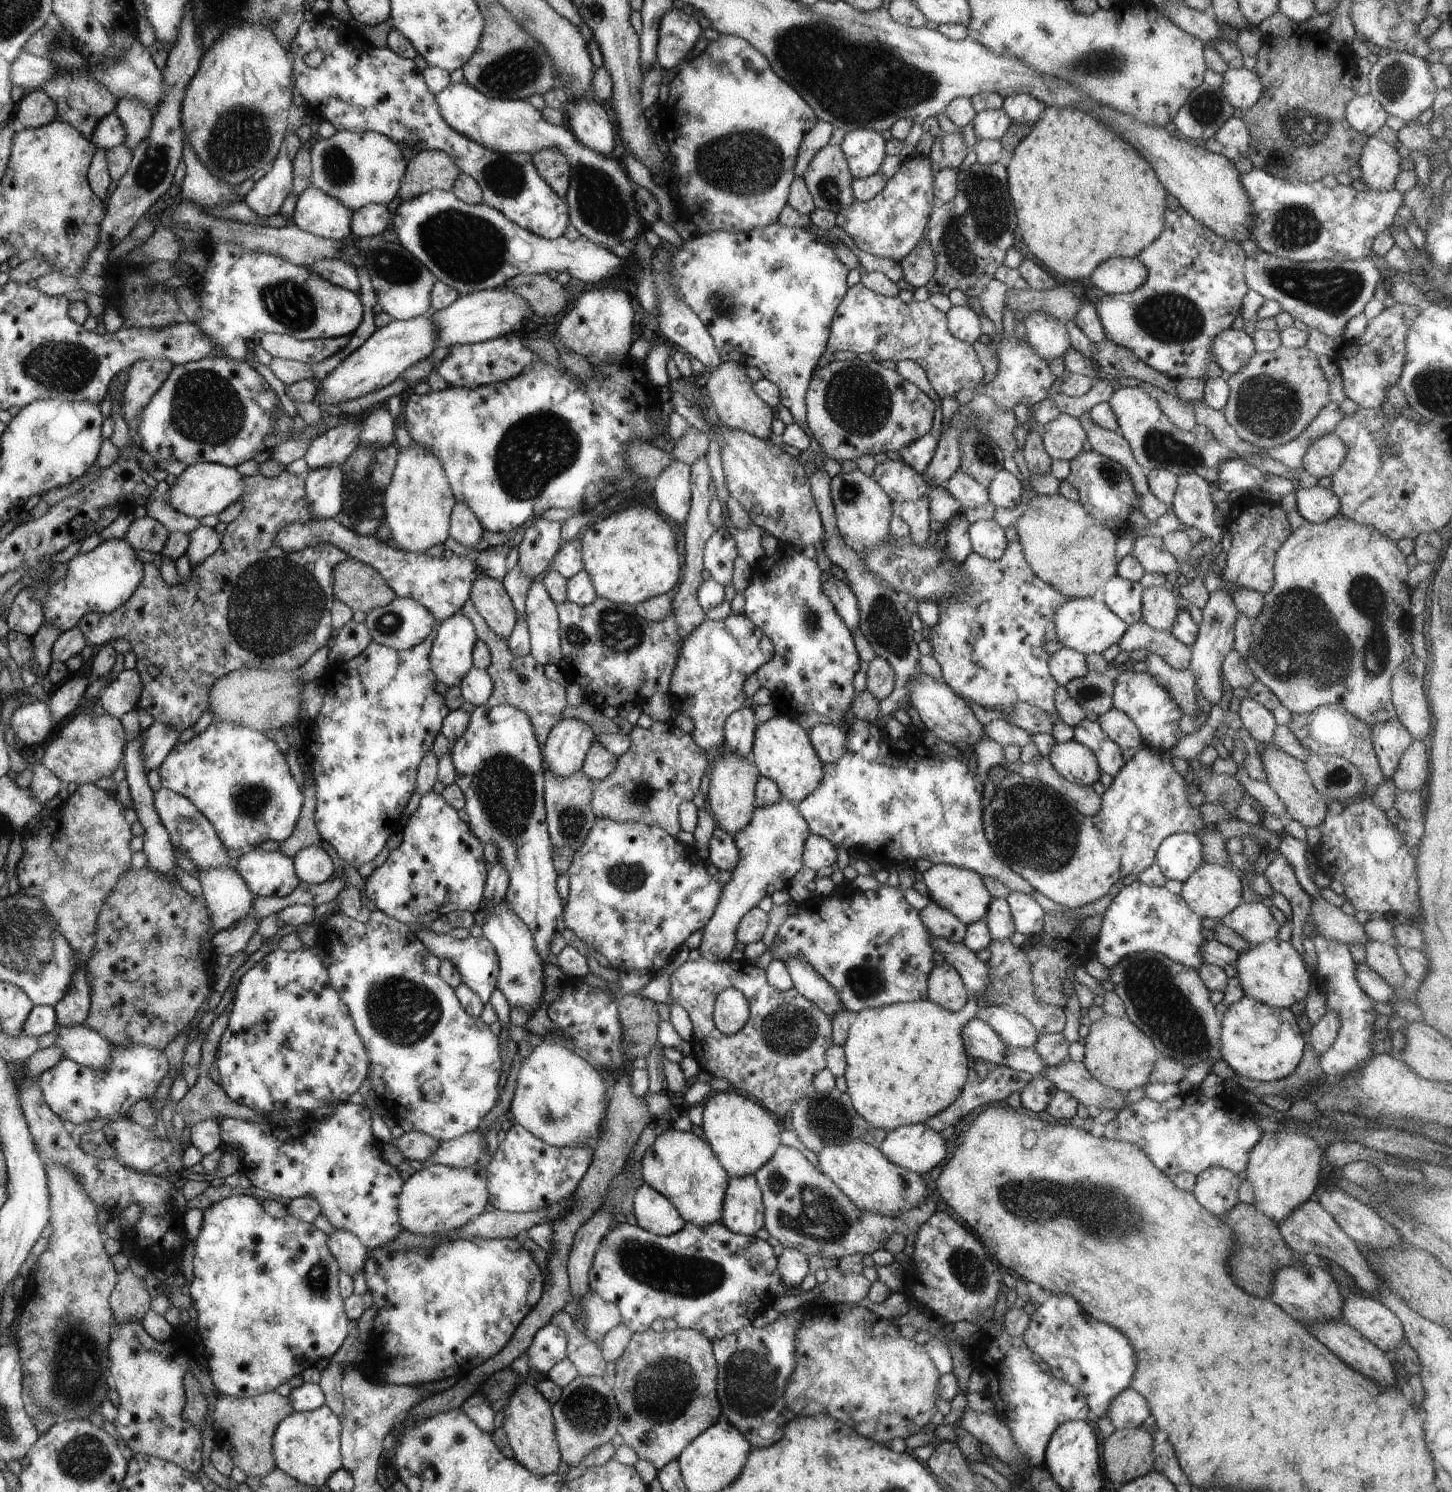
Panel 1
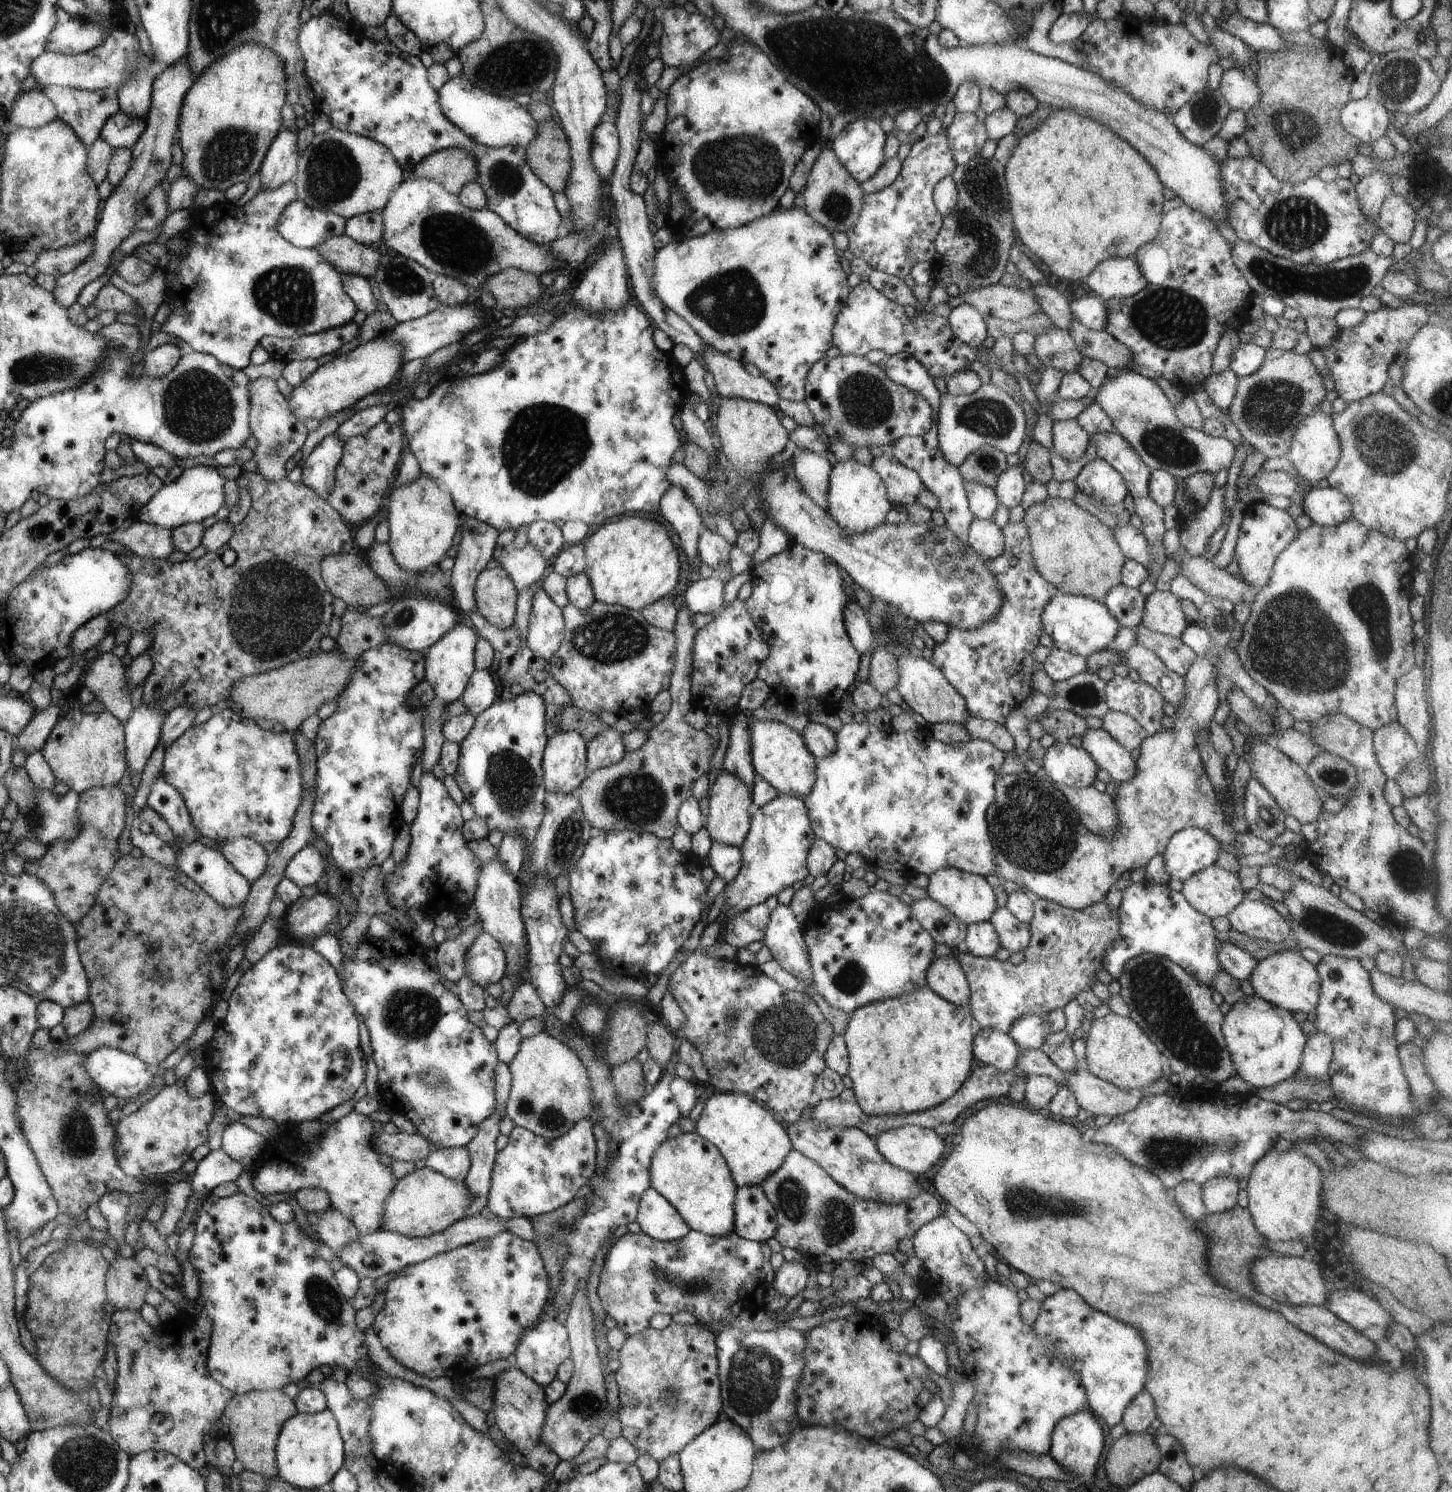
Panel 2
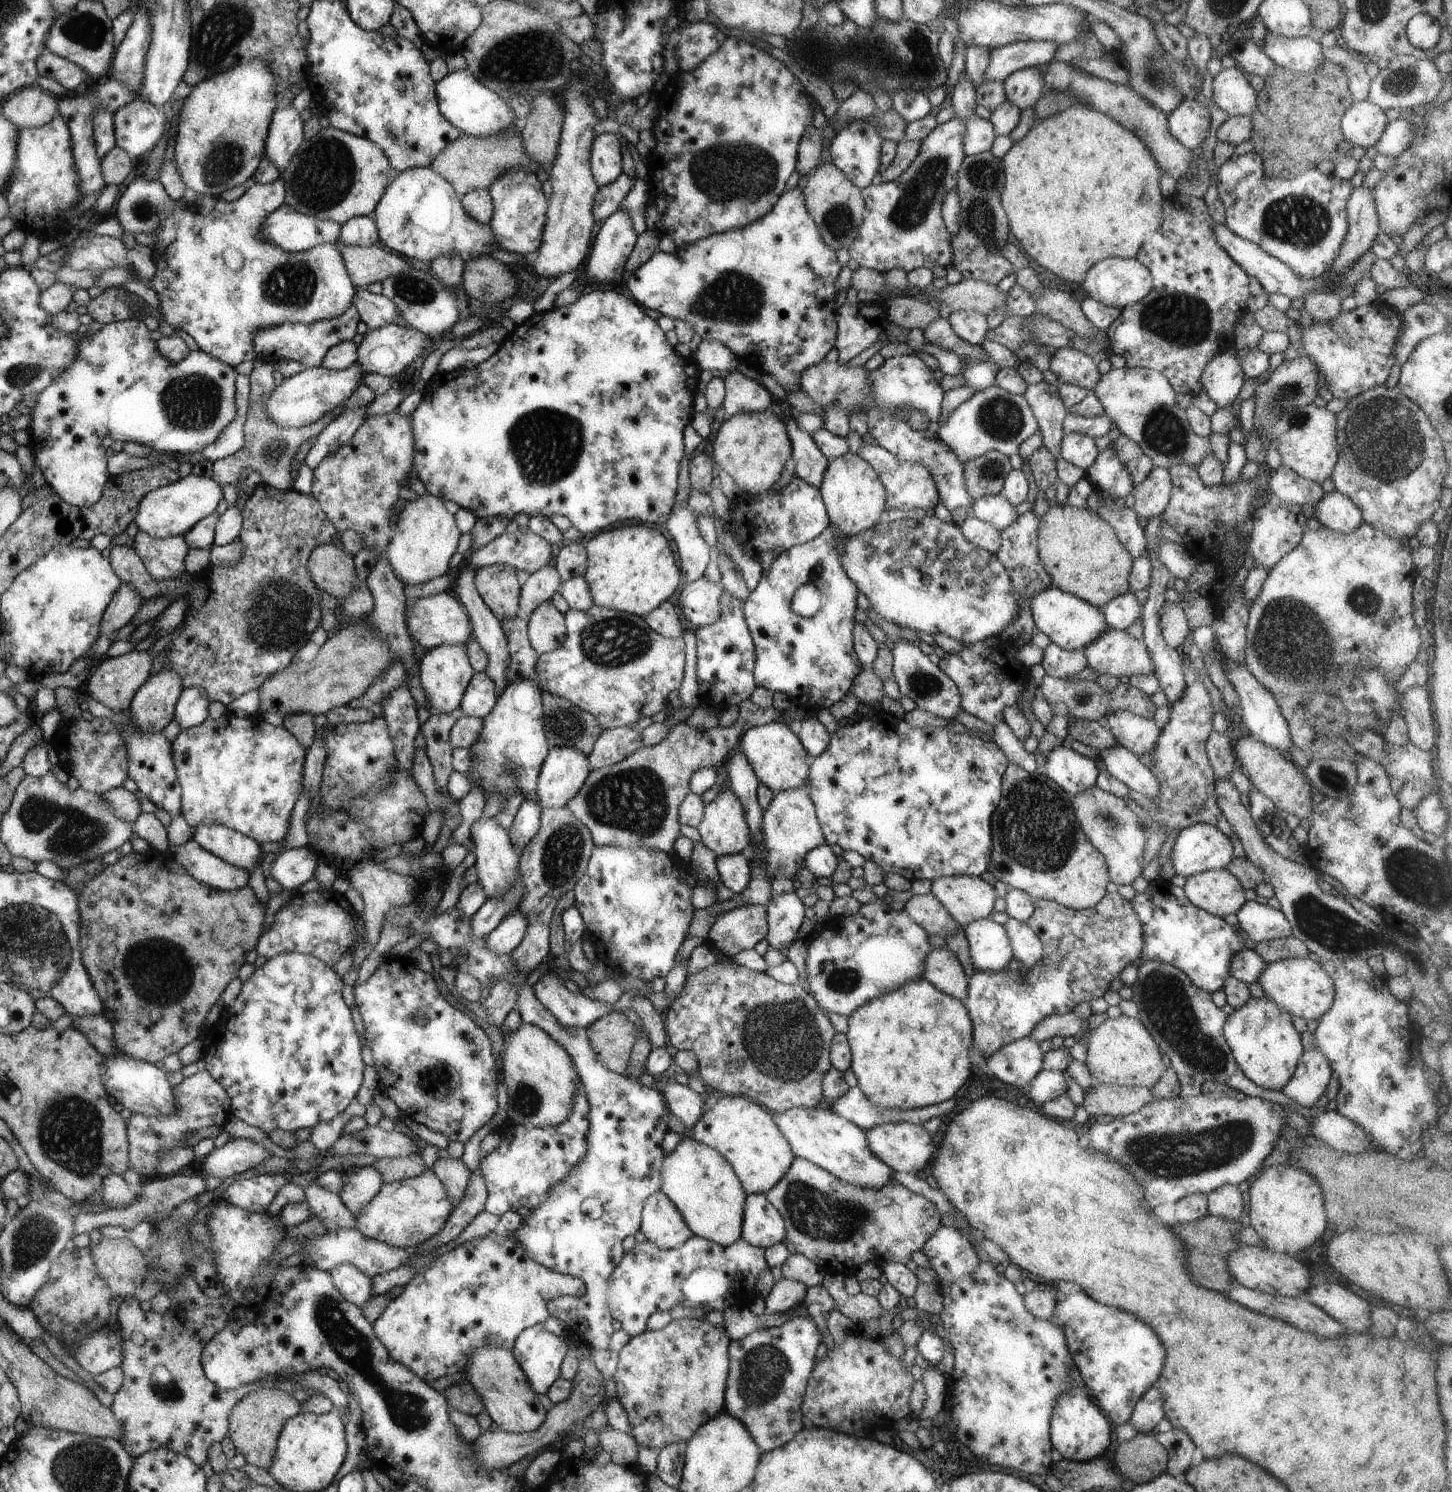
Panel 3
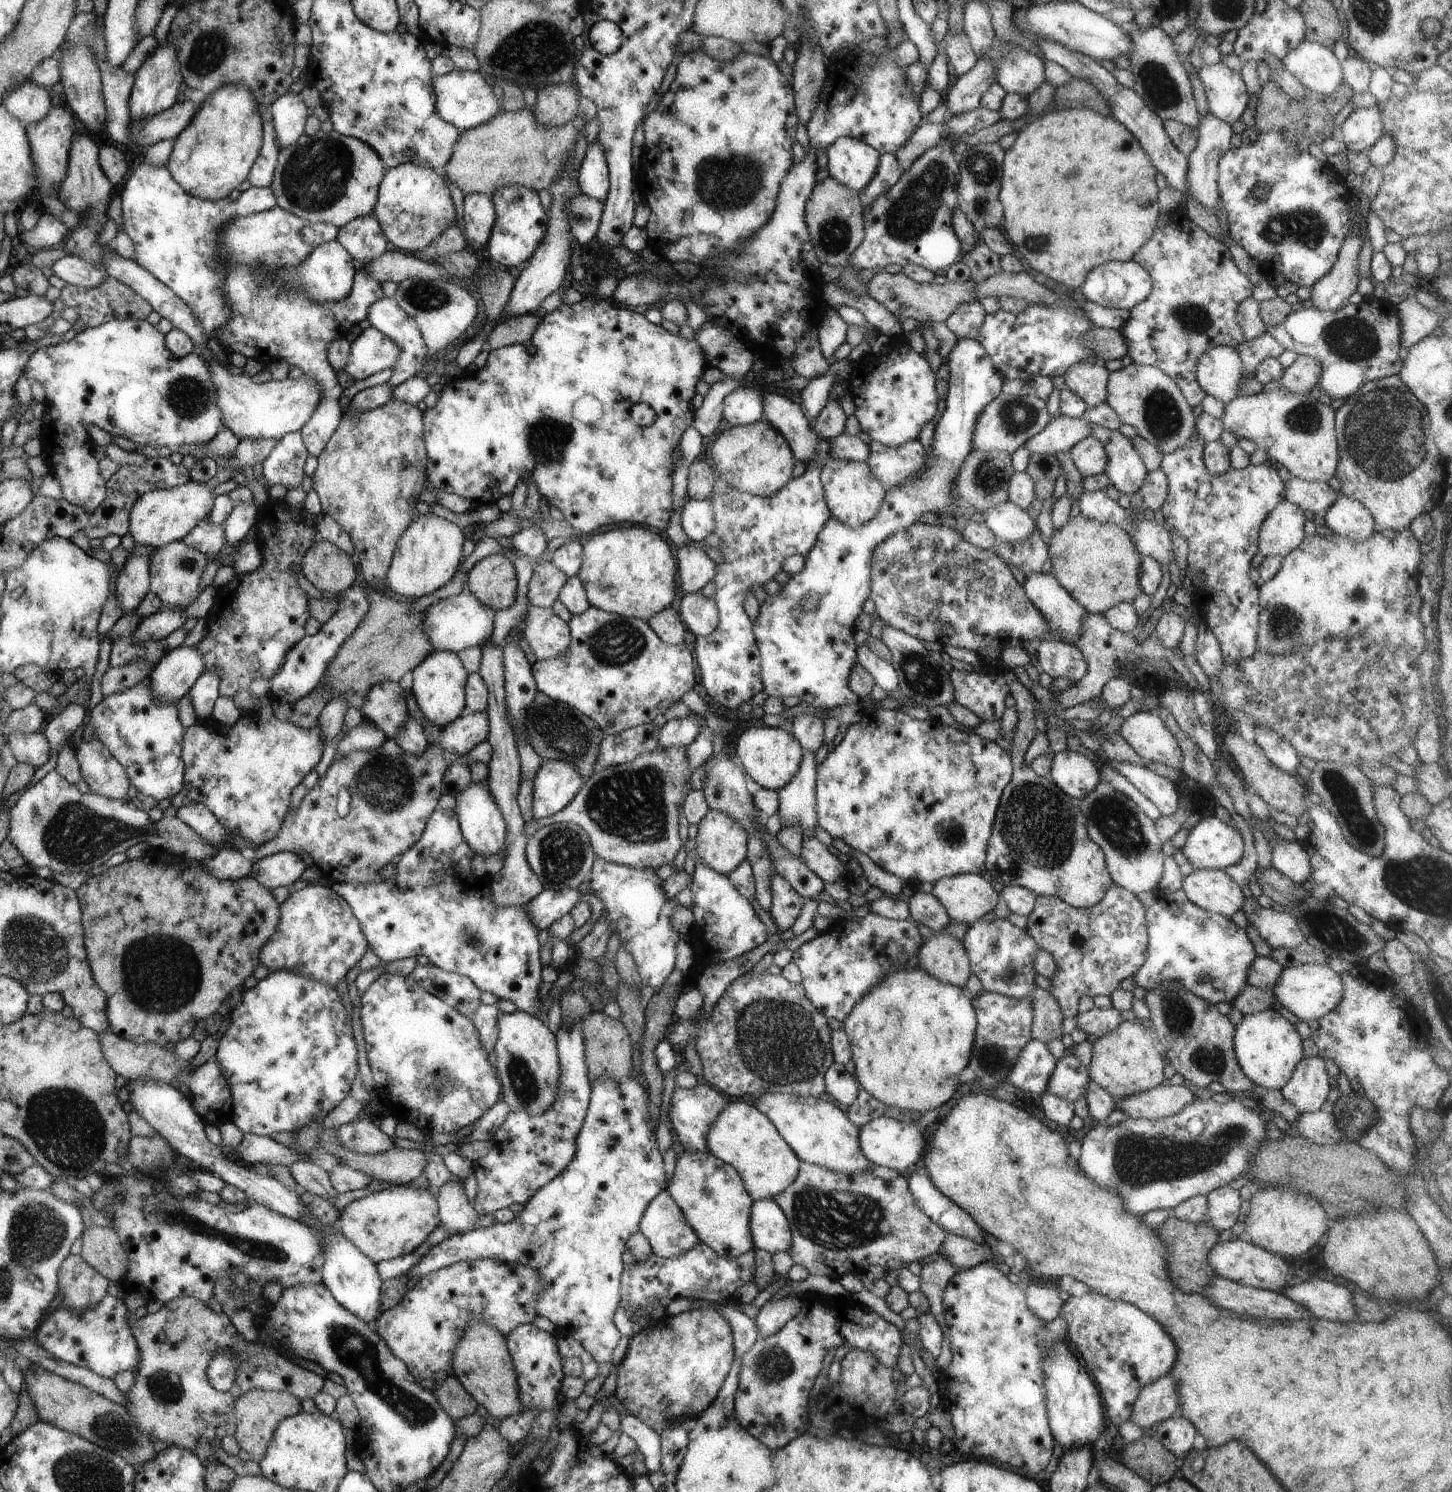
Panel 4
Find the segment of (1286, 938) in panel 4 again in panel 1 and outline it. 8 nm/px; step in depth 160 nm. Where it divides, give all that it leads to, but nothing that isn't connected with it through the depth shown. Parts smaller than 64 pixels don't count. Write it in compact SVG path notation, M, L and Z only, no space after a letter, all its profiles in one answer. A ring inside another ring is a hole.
M1242 902L1231 913L1224 915L1220 923L1231 928L1251 946L1276 937L1279 930L1270 909L1261 902Z

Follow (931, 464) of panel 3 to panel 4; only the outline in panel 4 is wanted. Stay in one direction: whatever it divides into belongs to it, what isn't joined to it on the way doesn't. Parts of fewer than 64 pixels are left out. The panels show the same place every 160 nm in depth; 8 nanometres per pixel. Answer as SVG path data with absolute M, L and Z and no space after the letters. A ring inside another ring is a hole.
M900 339L894 341L888 352L880 355L870 352L854 366L856 378L846 381L848 395L855 404L855 417L861 430L872 441L896 448L919 440L922 427L934 419L940 403L932 367L924 356Z

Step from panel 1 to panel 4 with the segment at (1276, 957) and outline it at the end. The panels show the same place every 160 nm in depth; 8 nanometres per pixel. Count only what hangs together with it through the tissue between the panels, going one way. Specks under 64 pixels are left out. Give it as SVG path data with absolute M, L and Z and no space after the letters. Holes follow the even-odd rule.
M1304 963L1285 968L1272 991L1280 1006L1284 1006L1300 1020L1308 1022L1319 1020L1320 1017L1336 1008L1343 997L1343 982L1341 976L1325 964Z

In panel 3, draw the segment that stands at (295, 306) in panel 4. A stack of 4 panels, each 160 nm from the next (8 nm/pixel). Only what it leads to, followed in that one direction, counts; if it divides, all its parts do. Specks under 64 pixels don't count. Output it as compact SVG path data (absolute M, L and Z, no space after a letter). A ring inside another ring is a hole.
M285 202L265 218L263 233L282 250L297 253L324 243L338 244L342 225L305 215ZM355 304L346 313L335 319L316 321L313 324L303 325L285 322L280 326L269 326L267 329L257 331L253 337L256 358L268 362L277 362L280 359L288 358L298 360L310 367L320 367L323 358L328 352L342 341L352 341L356 336L356 325L362 320Z

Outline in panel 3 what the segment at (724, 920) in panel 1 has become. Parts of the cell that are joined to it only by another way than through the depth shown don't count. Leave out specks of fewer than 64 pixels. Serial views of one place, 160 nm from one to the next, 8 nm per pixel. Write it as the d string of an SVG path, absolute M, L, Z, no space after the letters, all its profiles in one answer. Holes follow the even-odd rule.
M800 787L775 793L762 817L761 843L756 848L748 845L741 853L751 863L761 861L763 871L770 879L782 875L794 882L798 869L805 866L806 853L822 843L826 842L814 803L805 788Z

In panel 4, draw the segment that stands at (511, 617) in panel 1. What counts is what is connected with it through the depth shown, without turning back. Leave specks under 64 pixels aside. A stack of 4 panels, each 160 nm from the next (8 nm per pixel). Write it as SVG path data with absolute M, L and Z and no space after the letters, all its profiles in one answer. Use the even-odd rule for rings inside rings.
M492 554L467 572L465 588L481 603L493 609L510 609L516 592L516 571L506 556Z

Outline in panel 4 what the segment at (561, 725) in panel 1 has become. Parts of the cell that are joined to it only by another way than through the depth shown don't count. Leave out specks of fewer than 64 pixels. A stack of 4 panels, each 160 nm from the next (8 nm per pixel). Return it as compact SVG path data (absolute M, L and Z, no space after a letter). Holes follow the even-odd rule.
M544 759L532 781L535 818L552 816L570 804L584 781L570 761Z

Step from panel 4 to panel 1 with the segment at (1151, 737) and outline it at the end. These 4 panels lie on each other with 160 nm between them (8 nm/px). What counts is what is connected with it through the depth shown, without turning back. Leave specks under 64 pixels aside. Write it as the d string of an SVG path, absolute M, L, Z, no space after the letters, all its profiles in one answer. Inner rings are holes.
M1112 708L1108 712L1101 714L1097 721L1106 736L1122 750L1128 750L1128 748L1134 748L1134 746L1140 748L1141 745L1144 745L1138 727L1124 712Z

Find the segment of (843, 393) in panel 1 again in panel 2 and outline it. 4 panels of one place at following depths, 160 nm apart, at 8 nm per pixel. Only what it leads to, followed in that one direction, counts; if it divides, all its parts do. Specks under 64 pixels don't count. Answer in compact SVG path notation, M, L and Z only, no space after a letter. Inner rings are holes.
M824 355L812 365L807 372L805 384L805 399L815 422L822 426L822 430L830 436L837 436L854 449L874 448L875 446L892 445L902 437L921 437L931 432L934 424L934 414L930 403L916 391L900 386L888 376L885 370L877 364L872 364L864 357L854 355L840 355L828 358Z

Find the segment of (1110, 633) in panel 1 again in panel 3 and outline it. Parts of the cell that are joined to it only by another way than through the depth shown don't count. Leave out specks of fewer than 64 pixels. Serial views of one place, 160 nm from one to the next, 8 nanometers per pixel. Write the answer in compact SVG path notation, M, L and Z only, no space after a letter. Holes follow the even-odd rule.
M1052 584L1031 598L1031 611L1035 630L1044 632L1052 643L1064 650L1083 652L1101 634L1112 630L1101 609L1086 602L1086 600L1060 590Z

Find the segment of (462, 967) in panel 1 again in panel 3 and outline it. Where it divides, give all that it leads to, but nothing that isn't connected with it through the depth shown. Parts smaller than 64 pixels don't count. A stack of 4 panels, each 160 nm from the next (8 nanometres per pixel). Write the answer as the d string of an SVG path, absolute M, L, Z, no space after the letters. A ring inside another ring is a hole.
M517 910L512 916L504 917L502 924L485 936L487 948L499 955L510 955L512 950L518 946L521 938L524 938L526 931L527 920Z

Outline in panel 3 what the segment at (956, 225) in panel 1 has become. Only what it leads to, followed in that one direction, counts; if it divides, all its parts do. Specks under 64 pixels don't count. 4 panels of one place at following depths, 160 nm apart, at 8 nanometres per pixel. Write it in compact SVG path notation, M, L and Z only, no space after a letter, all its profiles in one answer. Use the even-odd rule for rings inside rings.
M990 151L964 157L962 166L957 172L955 186L961 204L959 214L961 220L958 222L958 232L950 238L953 255L949 268L956 269L966 279L976 279L997 285L1000 280L1014 272L1013 264L1002 254L1003 246L1008 243L1011 230L1001 203L1004 185L1001 159L994 157Z

